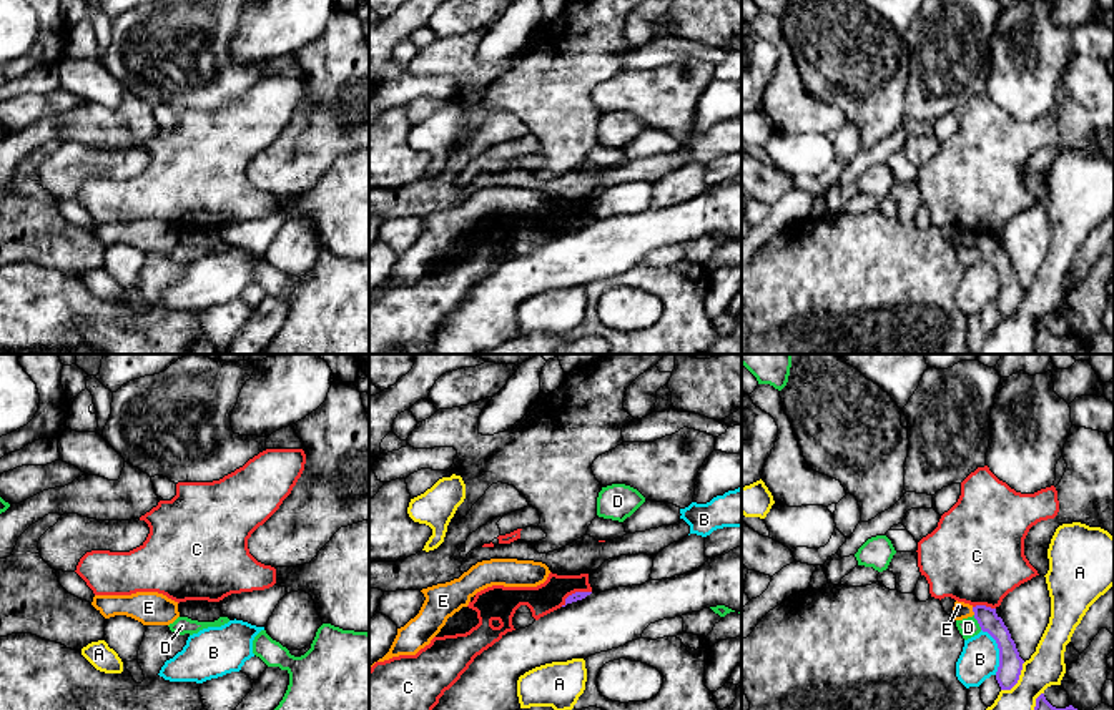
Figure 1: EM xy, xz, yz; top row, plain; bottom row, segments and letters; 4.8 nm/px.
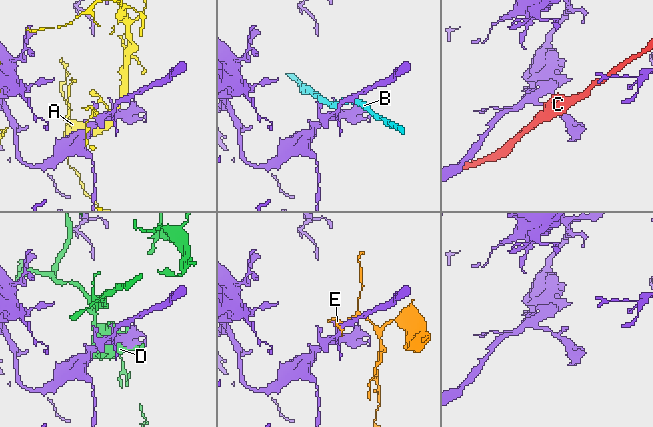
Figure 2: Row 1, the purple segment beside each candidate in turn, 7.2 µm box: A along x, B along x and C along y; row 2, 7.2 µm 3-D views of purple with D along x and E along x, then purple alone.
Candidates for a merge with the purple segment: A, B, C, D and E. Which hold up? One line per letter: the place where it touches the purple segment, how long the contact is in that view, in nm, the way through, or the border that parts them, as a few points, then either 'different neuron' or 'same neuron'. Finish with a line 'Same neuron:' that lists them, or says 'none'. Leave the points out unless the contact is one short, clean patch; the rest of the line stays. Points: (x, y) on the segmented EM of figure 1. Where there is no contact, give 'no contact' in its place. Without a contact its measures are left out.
A: yz (1018, 679) | 180 nm | different neuron
B: yz (1000, 650) | 240 nm | along yz (981, 629), (996, 644), (996, 674) | different neuron
C: xz (576, 592) | 170 nm | along xz (591, 591), (576, 591), (561, 606) | different neuron
D: yz (978, 622) | 80 nm | different neuron
E: yz (973, 611) | 40 nm | along yz (971, 607), (975, 614) | different neuron
Same neuron: none

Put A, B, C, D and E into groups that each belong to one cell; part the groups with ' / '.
A / B / C / D / E

